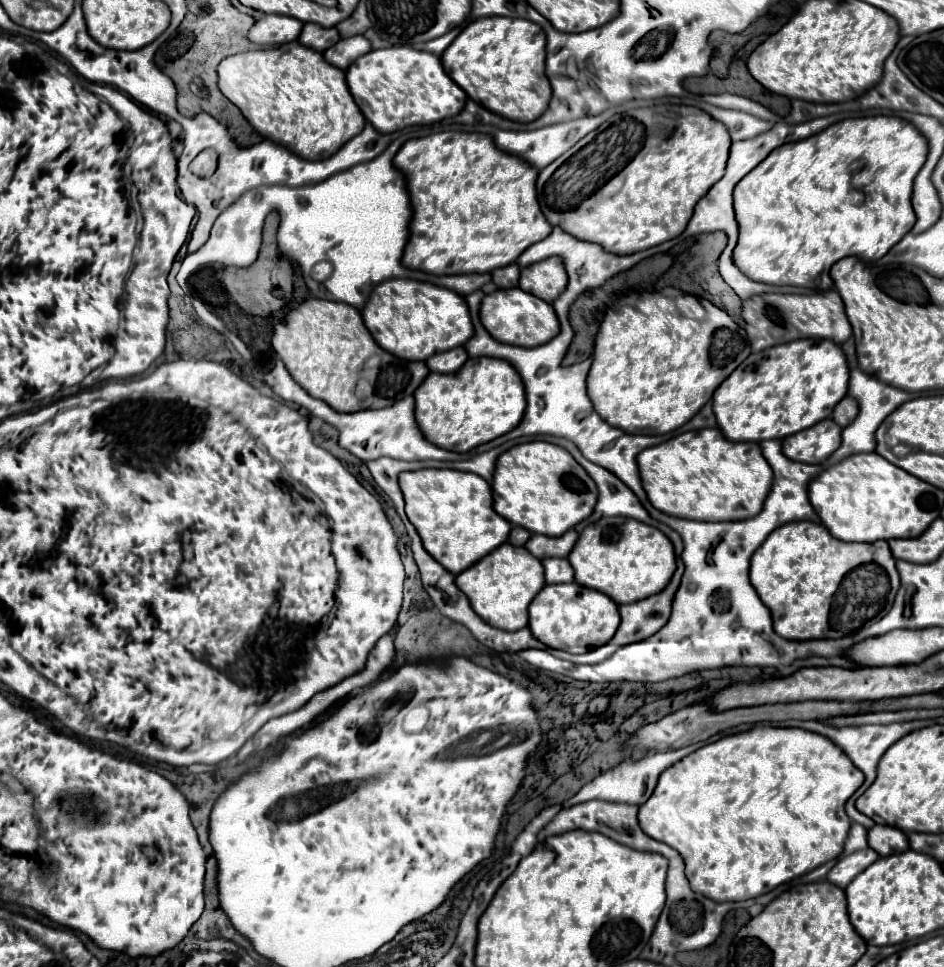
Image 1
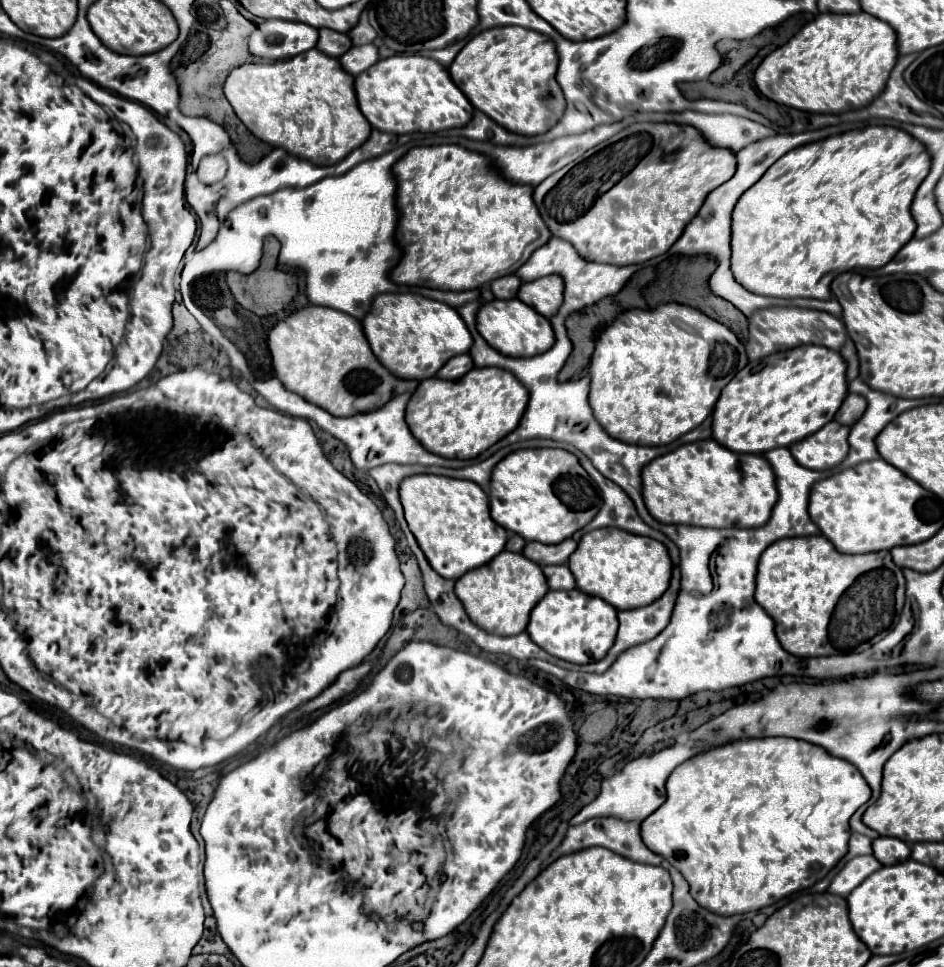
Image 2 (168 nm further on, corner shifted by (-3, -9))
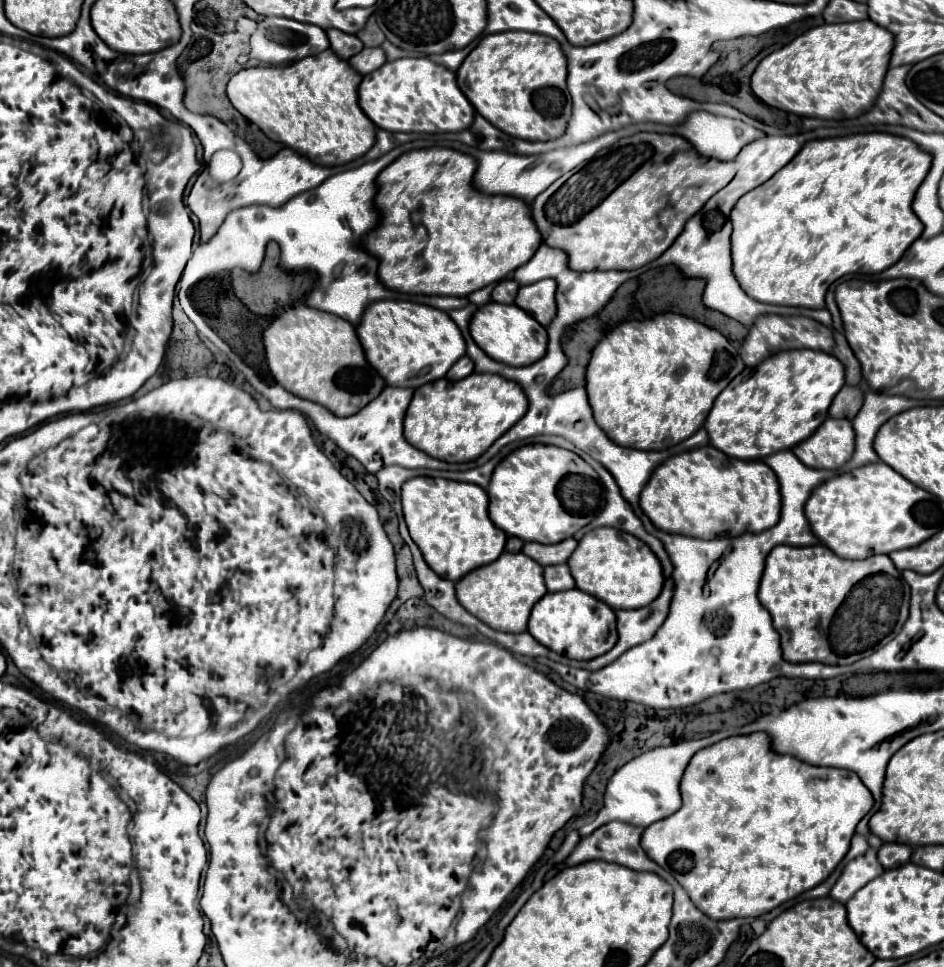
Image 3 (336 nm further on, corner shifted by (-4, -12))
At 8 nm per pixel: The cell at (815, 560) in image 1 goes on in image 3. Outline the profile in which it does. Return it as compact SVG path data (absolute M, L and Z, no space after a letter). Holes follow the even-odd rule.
M778 545L770 551L762 573L758 597L774 621L774 629L782 637L784 659L790 663L818 662L829 665L848 665L856 661L856 653L874 649L886 635L892 633L902 603L900 573L888 555L872 555L862 561L842 559L826 545L792 547Z

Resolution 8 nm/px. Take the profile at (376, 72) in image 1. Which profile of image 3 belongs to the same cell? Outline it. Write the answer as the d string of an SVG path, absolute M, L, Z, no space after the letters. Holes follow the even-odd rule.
M408 57L384 63L366 75L358 87L360 107L384 131L456 133L474 121L474 107L456 85L456 75L428 57Z

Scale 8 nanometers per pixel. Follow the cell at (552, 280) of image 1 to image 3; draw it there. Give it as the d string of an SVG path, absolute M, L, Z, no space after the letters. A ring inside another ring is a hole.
M544 279L526 287L520 287L516 305L528 315L538 319L544 327L556 317L556 283L554 279Z

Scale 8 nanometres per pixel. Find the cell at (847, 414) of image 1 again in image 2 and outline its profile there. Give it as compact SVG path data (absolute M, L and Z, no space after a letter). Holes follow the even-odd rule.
M847 394L845 396L845 404L841 404L841 408L837 410L835 420L839 424L853 426L863 416L865 408L867 408L867 402L865 402L863 396L859 396L859 394Z

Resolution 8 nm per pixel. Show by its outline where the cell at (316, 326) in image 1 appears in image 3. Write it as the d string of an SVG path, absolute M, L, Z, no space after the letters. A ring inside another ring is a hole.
M298 305L282 313L266 331L264 331L264 347L266 347L266 359L268 367L274 375L274 379L286 387L286 391L310 399L314 403L320 403L328 411L332 411L338 417L348 417L358 413L362 407L366 407L370 401L374 401L386 387L386 381L380 377L380 373L366 361L362 343L356 335L356 329L346 319L322 313L318 309Z

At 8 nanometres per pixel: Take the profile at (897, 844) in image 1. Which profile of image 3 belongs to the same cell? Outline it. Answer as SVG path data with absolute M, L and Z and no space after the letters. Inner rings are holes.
M882 843L882 847L878 849L878 861L884 869L892 869L908 863L910 855L912 855L912 849L902 843Z

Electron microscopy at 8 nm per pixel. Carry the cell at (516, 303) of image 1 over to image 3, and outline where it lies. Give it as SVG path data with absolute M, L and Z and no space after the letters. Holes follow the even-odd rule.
M494 301L486 303L474 313L470 321L470 335L478 343L478 347L486 351L486 355L512 367L524 367L536 363L546 355L548 349L546 329L536 319L526 315L526 311L522 311L518 305L502 305Z

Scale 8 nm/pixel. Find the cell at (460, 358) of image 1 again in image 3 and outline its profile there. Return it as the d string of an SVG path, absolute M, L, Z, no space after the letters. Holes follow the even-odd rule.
M464 355L462 359L458 359L458 363L454 363L454 367L450 367L450 371L446 373L446 379L448 381L458 381L458 379L464 379L466 375L474 373L474 363Z

